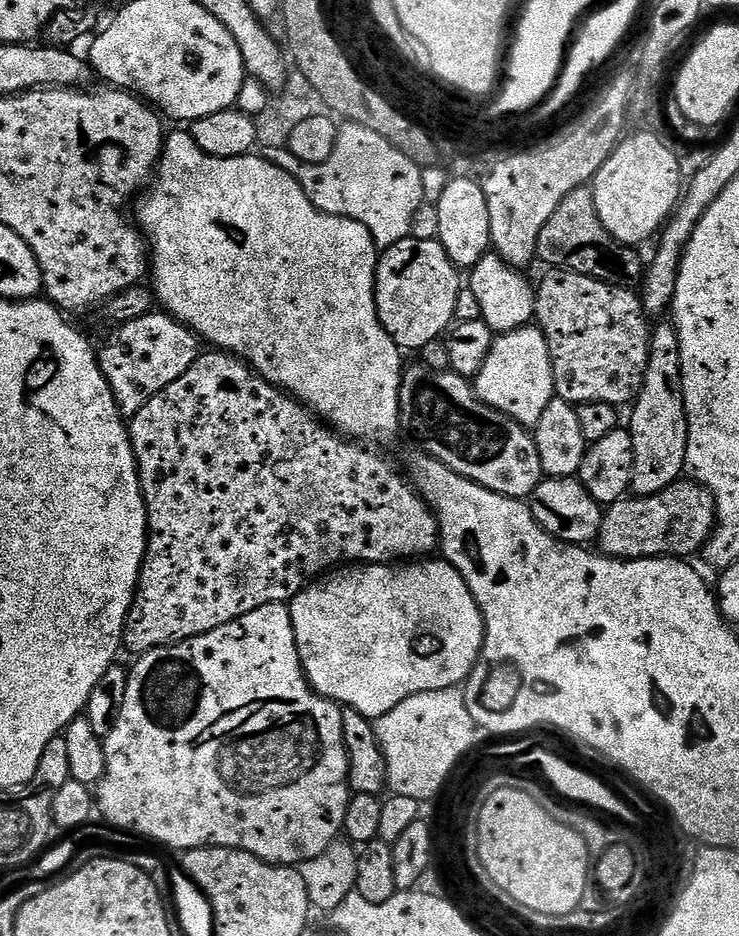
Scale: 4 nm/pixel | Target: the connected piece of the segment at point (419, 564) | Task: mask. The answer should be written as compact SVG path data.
M436 558L336 568L317 577L289 601L299 658L315 692L375 720L414 694L446 690L465 683L485 642L483 615L457 568L443 558L432 559Z

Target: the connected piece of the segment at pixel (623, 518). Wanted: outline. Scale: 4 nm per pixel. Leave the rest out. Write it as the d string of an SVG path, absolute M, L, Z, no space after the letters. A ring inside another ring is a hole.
M679 480L658 494L648 496L629 495L623 500L607 505L603 509L603 520L598 537L599 551L619 560L641 560L644 557L681 557L682 542L692 542L696 550L703 549L705 542L716 528L716 503L709 492L700 484Z

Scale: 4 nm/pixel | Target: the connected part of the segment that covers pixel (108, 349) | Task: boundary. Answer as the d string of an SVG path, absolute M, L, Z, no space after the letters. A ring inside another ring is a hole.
M153 310L149 316L134 318L134 322L119 325L115 331L116 333L105 342L104 349L99 349L98 359L102 374L120 408L120 414L125 418L136 416L138 410L142 410L142 406L146 406L146 402L154 398L154 394L162 394L162 390L166 390L170 382L178 382L178 378L182 378L182 374L186 374L186 370L190 370L190 366L194 366L194 362L202 354L200 337L181 320L175 320L173 316L160 310Z

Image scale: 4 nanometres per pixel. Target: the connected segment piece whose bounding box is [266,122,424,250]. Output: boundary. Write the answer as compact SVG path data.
M339 125L338 142L334 142L334 154L321 164L298 162L287 147L270 149L266 158L274 166L286 170L306 190L306 198L314 202L319 212L350 218L362 222L374 238L377 249L383 250L413 235L412 223L420 212L424 200L424 176L421 165L415 164L402 150L398 150L382 134L366 130L366 126Z

